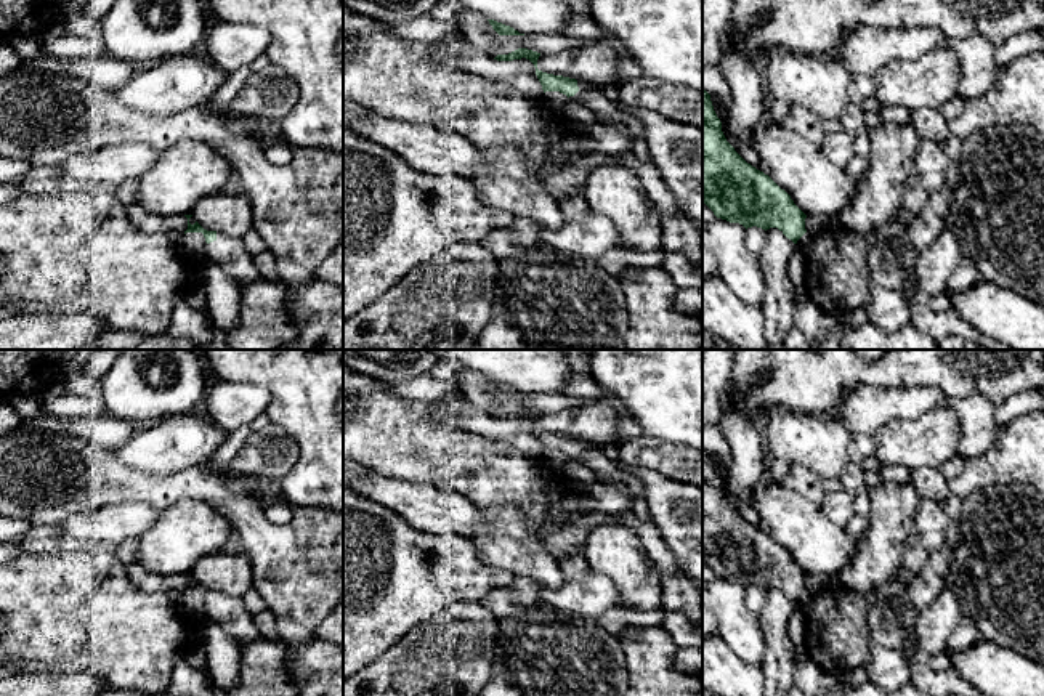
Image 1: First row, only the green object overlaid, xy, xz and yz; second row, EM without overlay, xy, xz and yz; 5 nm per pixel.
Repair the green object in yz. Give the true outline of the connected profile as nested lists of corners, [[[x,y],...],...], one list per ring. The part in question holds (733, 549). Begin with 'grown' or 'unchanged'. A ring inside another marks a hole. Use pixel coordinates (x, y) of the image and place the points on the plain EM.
unchanged; [[[702,449],[702,561],[717,577],[739,582],[746,589],[752,585],[765,590],[778,587],[794,603],[807,592],[807,574],[794,563],[791,555],[768,534],[747,523],[726,500],[722,481],[706,449]]]

